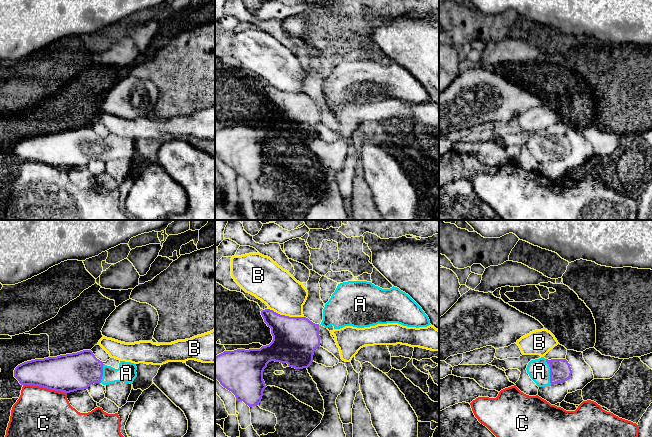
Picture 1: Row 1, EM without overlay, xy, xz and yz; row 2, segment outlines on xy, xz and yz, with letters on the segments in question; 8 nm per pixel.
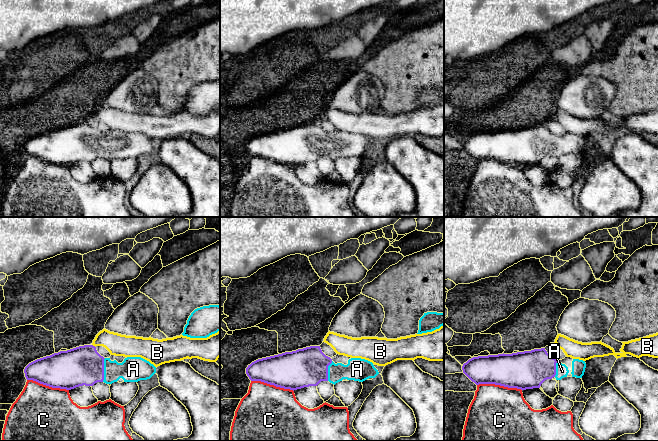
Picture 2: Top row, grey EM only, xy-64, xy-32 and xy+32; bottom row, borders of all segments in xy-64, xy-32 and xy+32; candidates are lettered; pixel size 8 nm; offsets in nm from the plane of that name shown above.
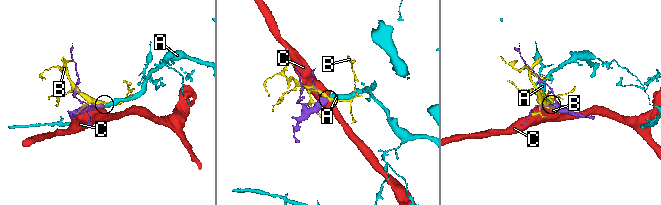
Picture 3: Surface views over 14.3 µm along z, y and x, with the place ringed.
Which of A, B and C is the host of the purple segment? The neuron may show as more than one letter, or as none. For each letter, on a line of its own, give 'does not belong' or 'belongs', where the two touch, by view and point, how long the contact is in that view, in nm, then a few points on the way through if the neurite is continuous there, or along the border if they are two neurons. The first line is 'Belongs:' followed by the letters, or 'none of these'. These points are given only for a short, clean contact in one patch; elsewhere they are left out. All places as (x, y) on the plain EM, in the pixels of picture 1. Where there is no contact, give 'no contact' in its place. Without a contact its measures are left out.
Belongs: A
A: belongs; contact yz (550, 148); length 220 nm; way yz (560, 146), (550, 148), (539, 147)
B: does not belong; contact xz (286, 92); length 300 nm
C: does not belong; contact xy (45, 163); length 360 nm

